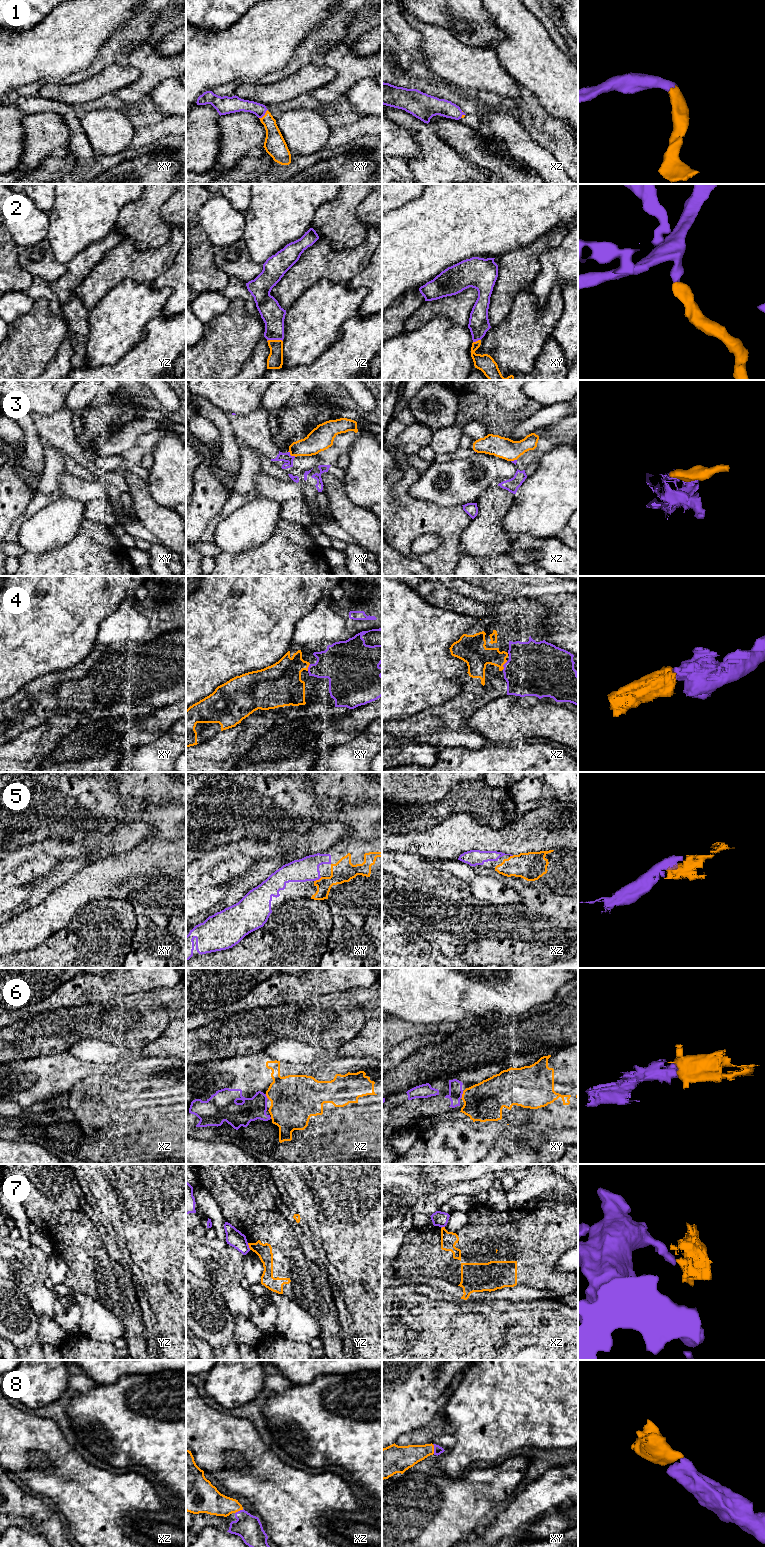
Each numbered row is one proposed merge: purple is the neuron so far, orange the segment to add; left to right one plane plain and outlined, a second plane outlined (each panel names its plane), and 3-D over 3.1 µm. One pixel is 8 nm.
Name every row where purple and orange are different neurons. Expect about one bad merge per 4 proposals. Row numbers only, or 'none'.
3, 7

